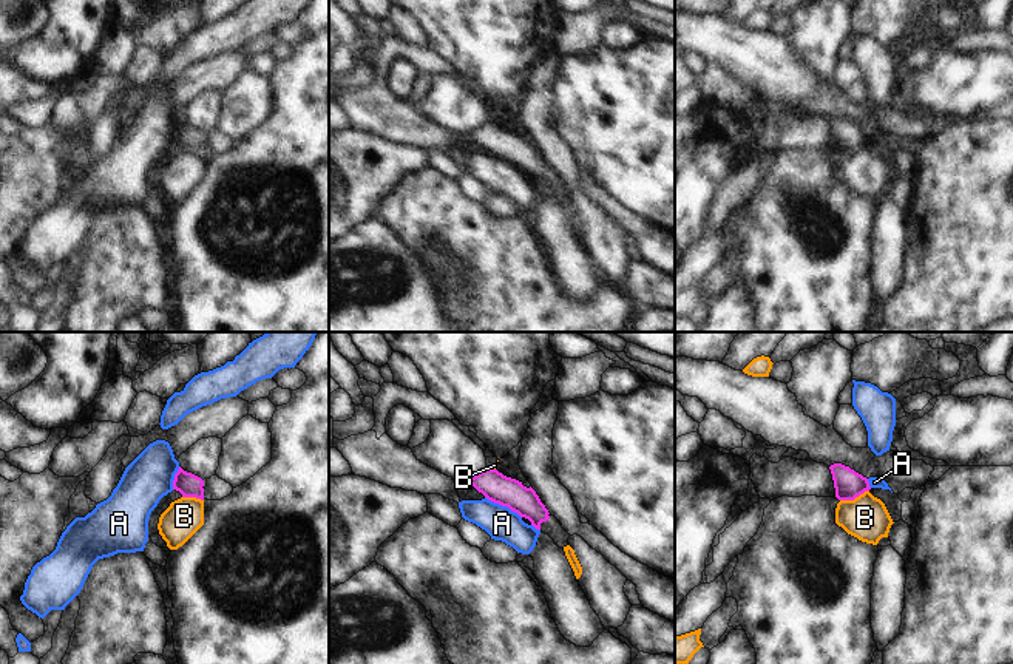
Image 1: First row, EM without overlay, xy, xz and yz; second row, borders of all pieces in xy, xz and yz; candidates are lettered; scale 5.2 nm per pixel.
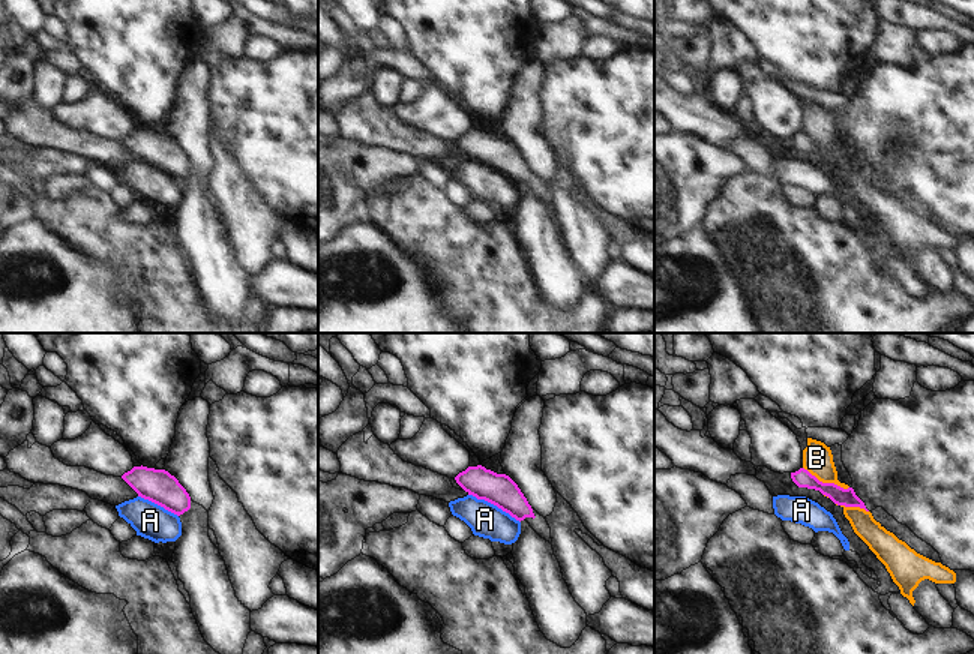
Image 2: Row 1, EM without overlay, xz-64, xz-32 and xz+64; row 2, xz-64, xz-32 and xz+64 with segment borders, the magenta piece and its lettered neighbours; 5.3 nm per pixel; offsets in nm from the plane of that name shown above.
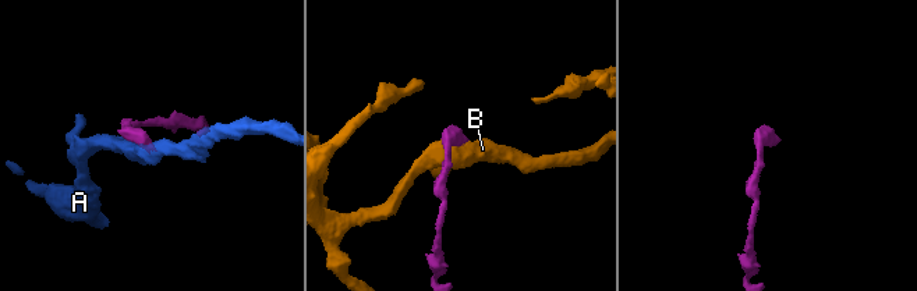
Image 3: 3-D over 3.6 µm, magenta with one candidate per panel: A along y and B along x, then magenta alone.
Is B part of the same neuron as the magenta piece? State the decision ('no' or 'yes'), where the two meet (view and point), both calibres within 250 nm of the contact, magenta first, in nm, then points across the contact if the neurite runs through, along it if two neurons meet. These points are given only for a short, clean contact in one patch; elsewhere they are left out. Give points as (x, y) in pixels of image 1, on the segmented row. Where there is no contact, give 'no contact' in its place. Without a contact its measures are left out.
no; meets magenta in yz at (854, 498); 150 nm thick on the magenta side, 220 nm on the other

